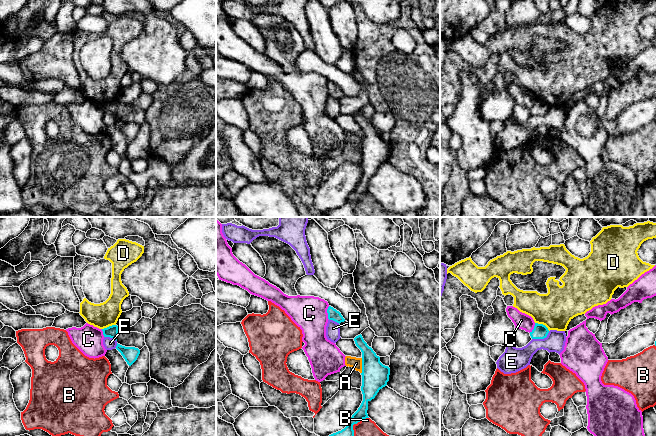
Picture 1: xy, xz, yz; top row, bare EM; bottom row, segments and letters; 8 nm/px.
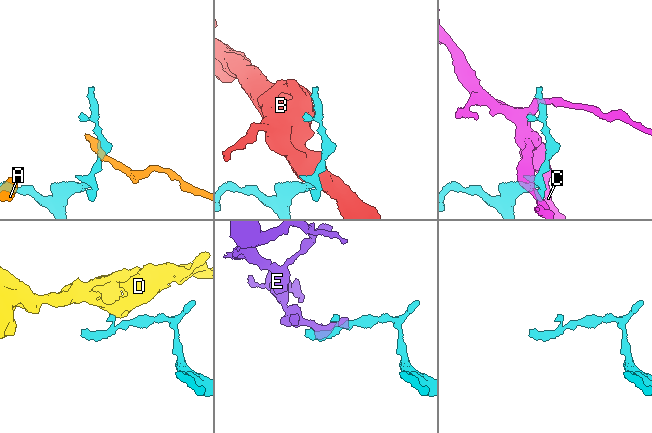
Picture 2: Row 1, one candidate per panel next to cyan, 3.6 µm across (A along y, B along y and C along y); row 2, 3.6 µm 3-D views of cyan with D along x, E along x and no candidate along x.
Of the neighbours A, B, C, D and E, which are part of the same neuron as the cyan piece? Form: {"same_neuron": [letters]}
{"same_neuron": []}

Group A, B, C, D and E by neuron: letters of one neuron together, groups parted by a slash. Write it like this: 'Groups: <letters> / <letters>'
Groups: A / B / C / D / E

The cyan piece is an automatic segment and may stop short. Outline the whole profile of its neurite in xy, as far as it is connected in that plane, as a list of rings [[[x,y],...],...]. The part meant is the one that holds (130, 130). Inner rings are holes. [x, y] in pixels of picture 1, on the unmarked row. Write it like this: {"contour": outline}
{"contour": [[[117,119],[116,125],[121,129],[125,137],[131,142],[138,134],[140,126],[135,123],[125,123]]]}

